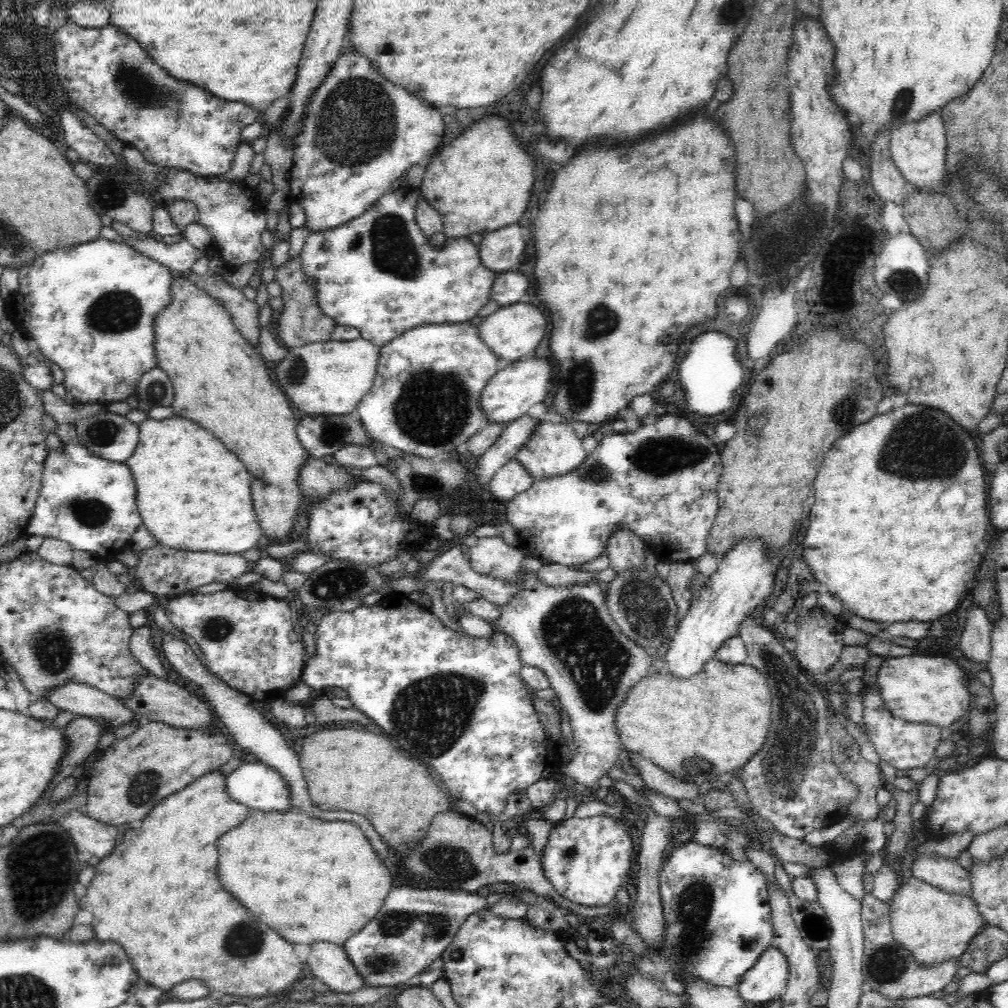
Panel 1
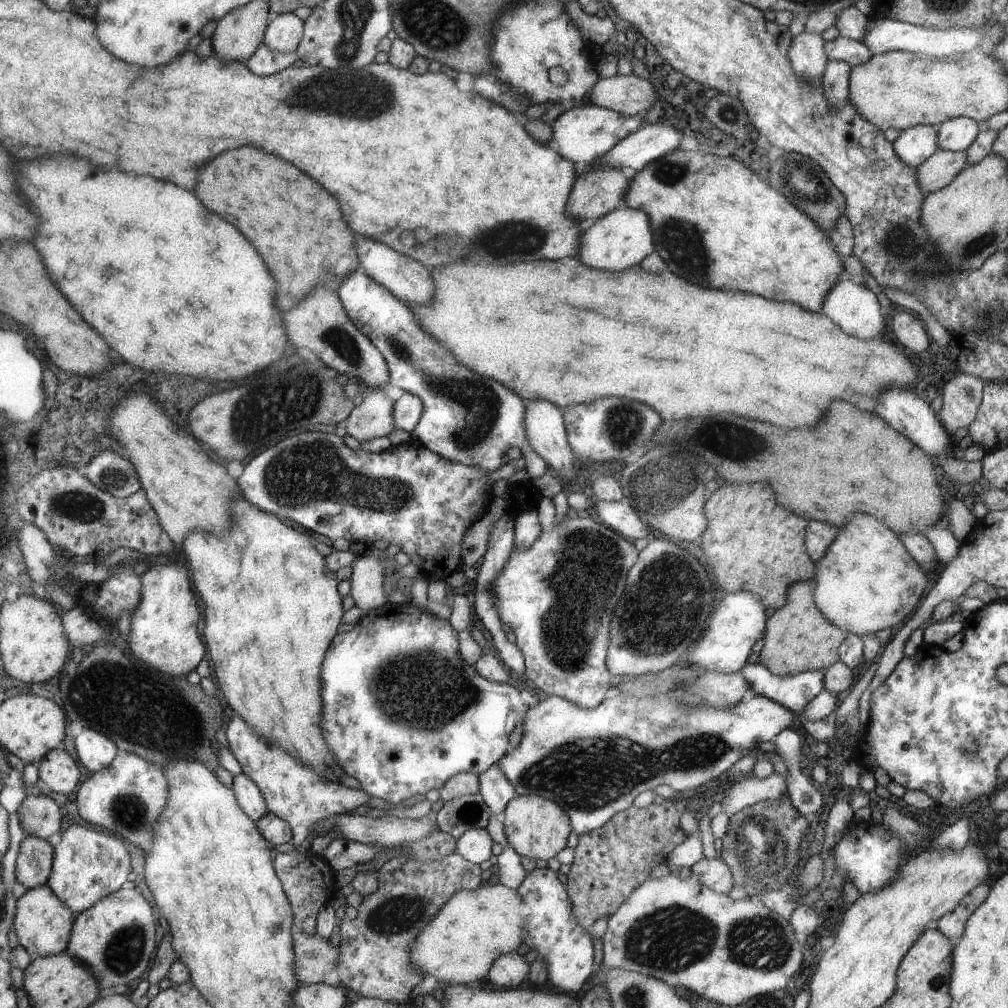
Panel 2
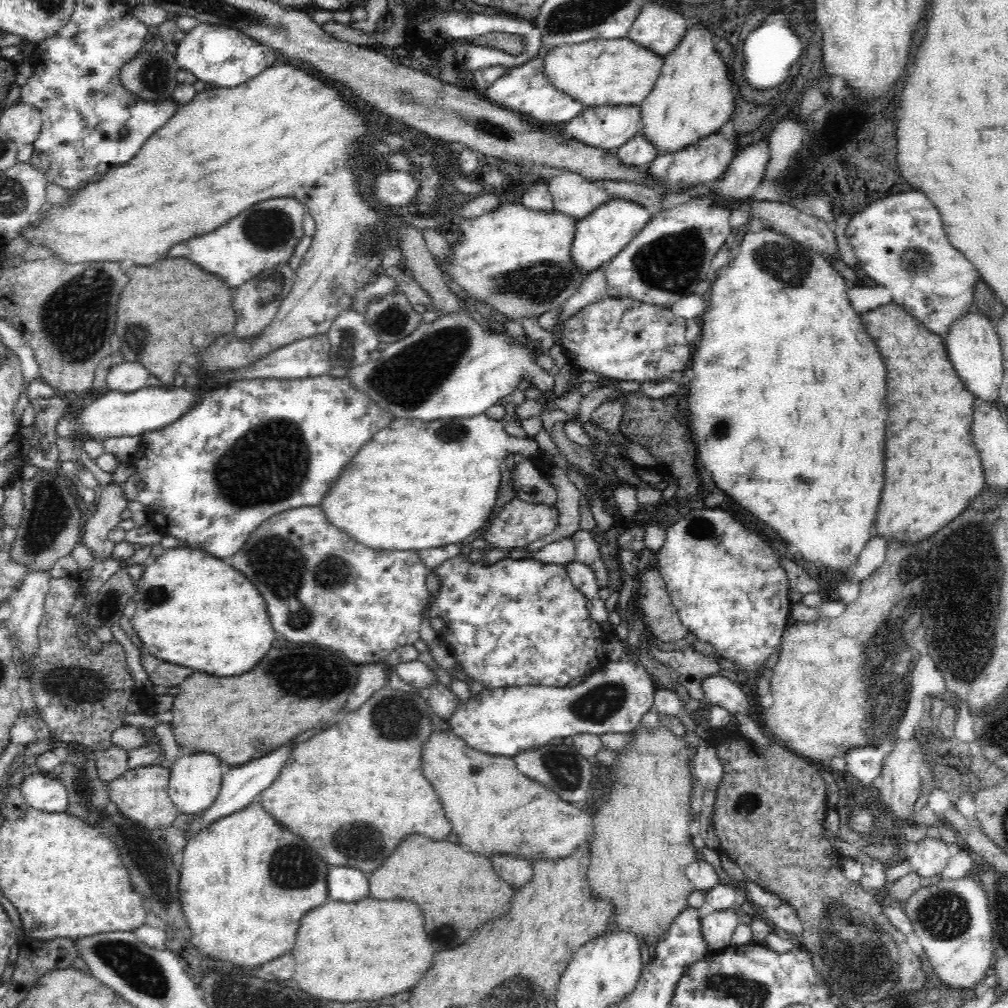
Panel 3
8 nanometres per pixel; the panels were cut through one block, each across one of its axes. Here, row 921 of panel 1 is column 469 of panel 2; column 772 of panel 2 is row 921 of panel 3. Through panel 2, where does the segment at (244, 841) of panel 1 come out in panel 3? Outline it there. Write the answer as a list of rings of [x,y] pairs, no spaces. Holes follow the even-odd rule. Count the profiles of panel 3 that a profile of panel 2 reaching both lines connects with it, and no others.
[[[374,898],[358,902],[327,900],[302,918],[292,949],[296,960],[294,982],[308,994],[324,1000],[380,1000],[416,986],[430,968],[432,954],[422,912],[414,902]]]

